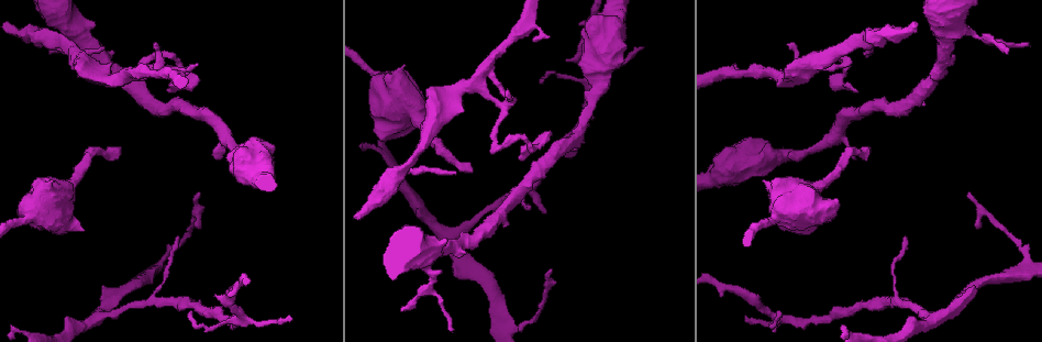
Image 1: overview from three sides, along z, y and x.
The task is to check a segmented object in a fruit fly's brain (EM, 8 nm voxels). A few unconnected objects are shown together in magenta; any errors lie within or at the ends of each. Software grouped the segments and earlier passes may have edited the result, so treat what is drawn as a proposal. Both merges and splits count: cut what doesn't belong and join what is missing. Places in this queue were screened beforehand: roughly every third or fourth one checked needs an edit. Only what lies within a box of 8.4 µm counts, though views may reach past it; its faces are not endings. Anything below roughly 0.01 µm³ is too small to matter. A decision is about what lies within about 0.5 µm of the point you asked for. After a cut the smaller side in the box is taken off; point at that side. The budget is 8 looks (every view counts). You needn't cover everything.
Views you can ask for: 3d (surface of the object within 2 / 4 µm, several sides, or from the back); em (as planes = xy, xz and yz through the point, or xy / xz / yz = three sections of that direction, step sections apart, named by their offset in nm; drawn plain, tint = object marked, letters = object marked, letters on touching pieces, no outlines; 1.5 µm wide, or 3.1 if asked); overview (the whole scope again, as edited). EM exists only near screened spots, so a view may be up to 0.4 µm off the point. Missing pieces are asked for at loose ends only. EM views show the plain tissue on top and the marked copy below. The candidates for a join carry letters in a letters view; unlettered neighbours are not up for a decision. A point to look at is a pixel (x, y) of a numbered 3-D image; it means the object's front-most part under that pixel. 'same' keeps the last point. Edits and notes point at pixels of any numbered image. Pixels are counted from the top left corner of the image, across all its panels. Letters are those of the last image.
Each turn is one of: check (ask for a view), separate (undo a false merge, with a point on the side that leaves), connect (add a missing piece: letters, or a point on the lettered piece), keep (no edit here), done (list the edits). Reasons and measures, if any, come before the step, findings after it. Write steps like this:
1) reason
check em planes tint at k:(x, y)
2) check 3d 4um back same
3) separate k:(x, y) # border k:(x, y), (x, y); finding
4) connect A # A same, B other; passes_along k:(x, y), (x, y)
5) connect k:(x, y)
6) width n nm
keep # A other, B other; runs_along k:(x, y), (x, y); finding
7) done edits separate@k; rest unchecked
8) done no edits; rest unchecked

free end
check em planes letters at 1:(221, 158)

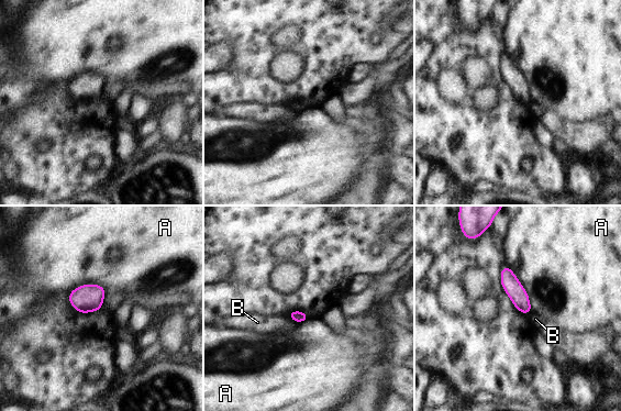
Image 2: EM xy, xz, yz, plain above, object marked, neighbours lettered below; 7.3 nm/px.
longest_contact A 400 nm
keep # A other, B other; none of them fits

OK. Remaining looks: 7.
thin arm on a thick one
check 3d 4um at 1:(122, 79)

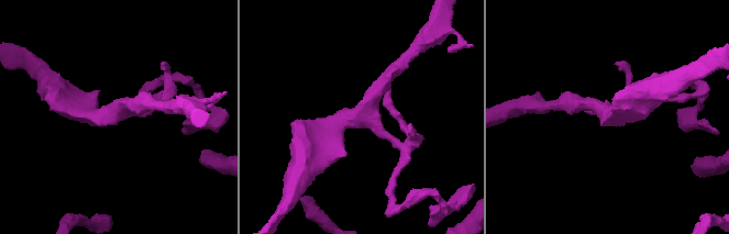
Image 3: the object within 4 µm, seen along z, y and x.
check em planes tint at 3:(359, 115)

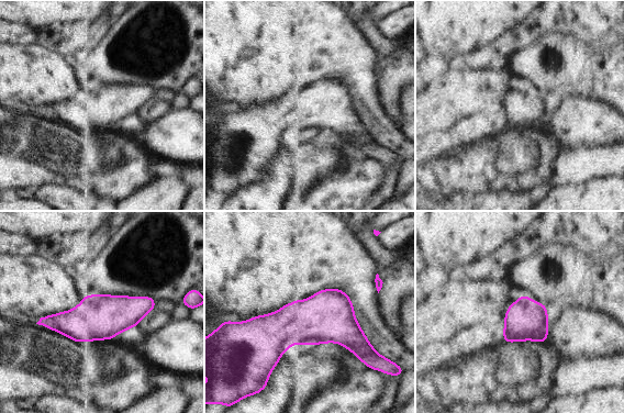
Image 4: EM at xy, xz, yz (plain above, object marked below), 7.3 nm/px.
check em planes letters same

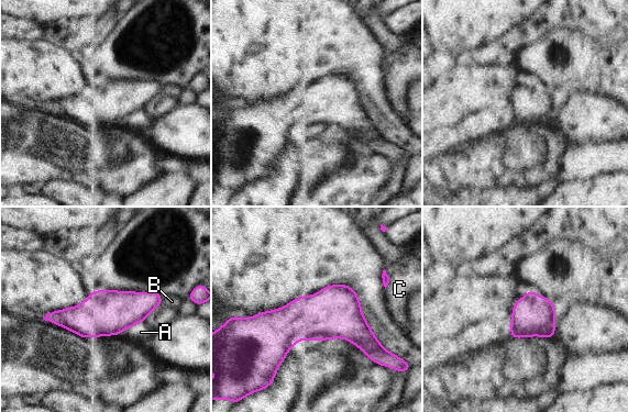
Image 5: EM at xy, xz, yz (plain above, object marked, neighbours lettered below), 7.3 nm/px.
longest_contact C 150 nm
keep # A other, B other, C other; border 5:(143, 321), (128, 329); all the same neuron

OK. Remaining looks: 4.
tapers out
check em xz step 4 tint at 1:(542, 81)

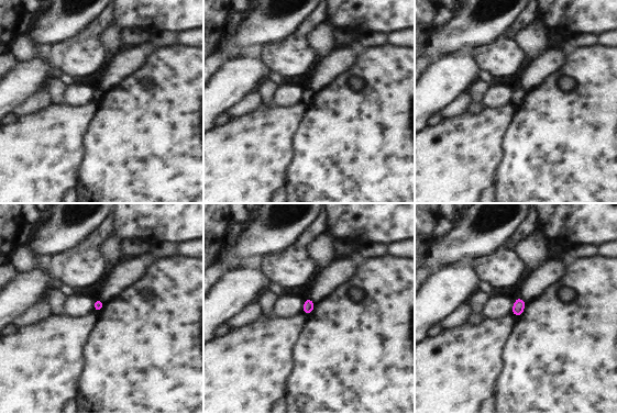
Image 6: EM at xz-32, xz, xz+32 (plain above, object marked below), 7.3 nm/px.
another direction
check em planes letters same

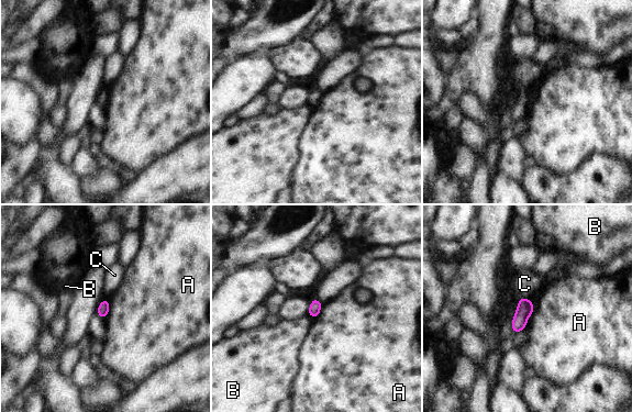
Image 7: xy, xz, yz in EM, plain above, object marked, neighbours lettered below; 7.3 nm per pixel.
keep # A other, B other, C other; border 7:(533, 304), (533, 311), (524, 327); none of them fits

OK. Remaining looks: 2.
branch stops here
check em planes letters at 1:(196, 63)

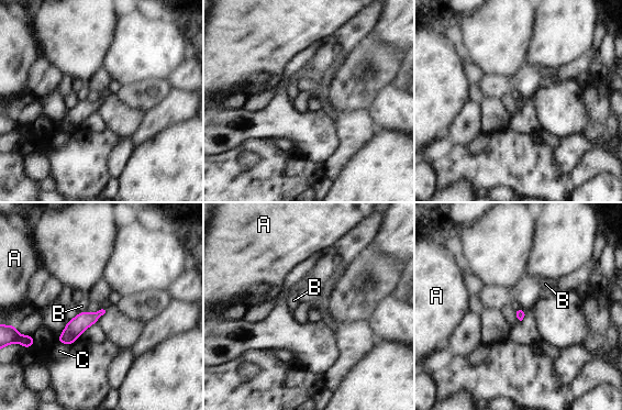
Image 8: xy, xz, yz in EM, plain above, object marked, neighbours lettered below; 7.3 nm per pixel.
keep # A other, B other, C other; border 8:(78, 311), (85, 312); none of them fits

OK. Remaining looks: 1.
done no edits; rest unchecked

